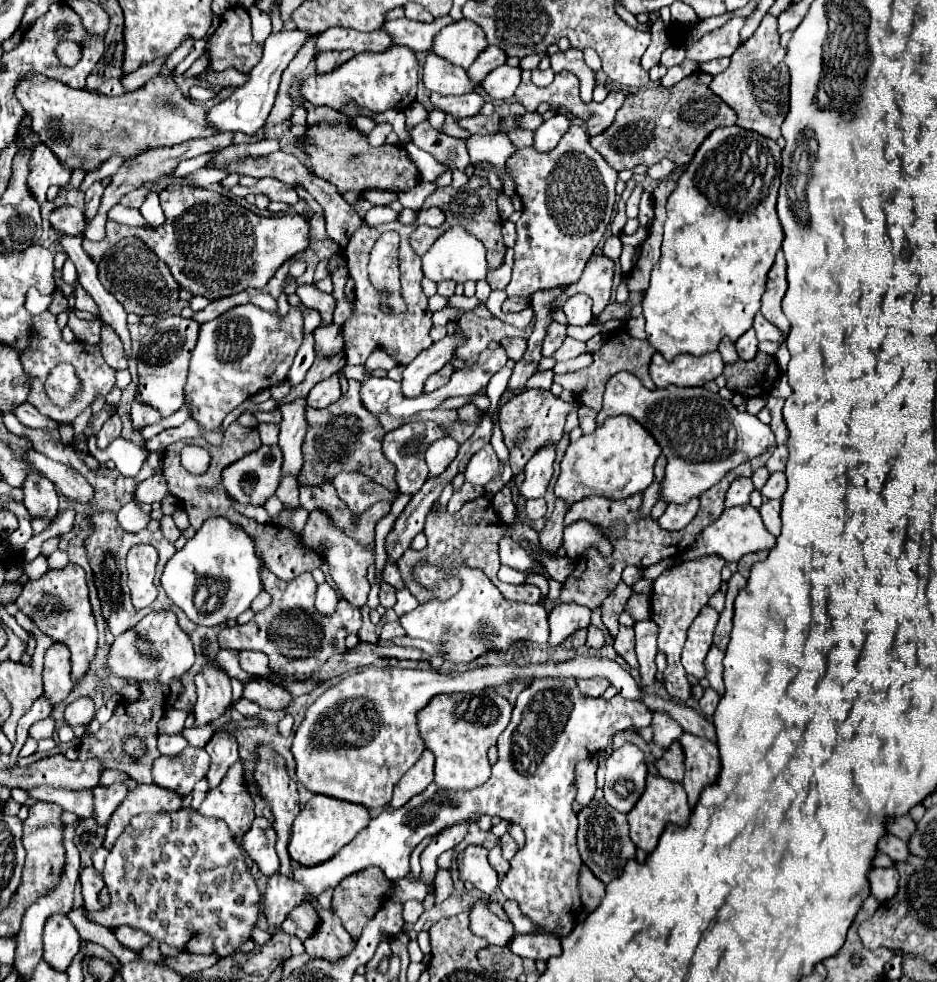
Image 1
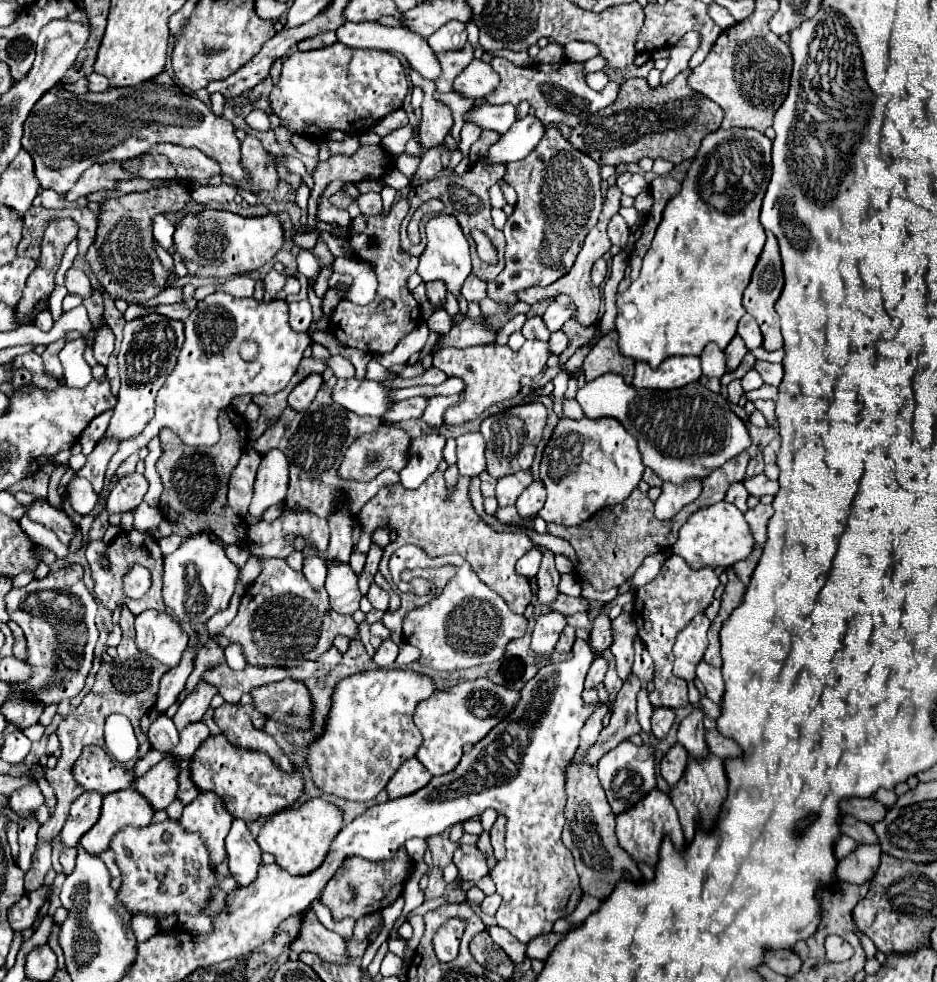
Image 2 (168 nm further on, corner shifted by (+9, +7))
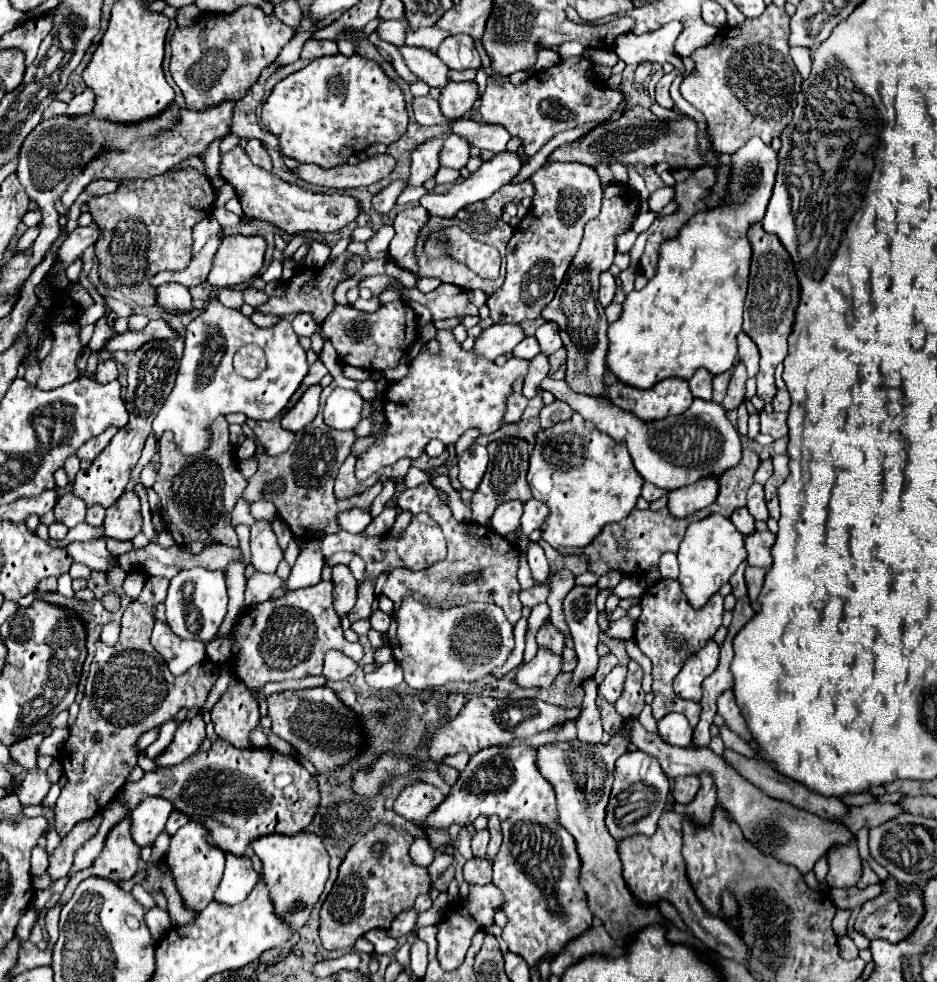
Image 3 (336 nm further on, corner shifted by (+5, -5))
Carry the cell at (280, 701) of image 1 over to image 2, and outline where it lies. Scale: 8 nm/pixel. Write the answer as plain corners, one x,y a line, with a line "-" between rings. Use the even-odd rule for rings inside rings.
282,680
266,686
258,686
250,692
254,708
268,718
294,726
308,728
312,700
304,682
298,680

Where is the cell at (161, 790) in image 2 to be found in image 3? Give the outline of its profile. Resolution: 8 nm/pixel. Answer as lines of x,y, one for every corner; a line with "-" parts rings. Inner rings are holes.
148,798
140,802
130,816
130,832
136,846
152,846
158,834
164,830
164,820
168,820
172,804
160,798

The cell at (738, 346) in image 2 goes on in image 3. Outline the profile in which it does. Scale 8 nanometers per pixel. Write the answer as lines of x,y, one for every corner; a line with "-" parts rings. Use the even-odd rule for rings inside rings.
738,362
738,364
736,364
736,372
734,372
734,376
732,376
732,380
730,380
728,392
726,392
724,400
720,402
720,406
722,406
726,412
738,408
738,406
746,400
746,396
744,396
744,394
746,394
746,388
744,388
746,380
748,380
746,368
744,368
742,362

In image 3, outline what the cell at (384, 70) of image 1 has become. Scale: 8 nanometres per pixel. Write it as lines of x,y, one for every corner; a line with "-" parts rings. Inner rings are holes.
324,56
306,68
280,80
266,98
260,122
278,136
280,152
300,164
316,164
324,170
342,166
352,154
370,144
394,144
408,126
408,112
398,84
384,70
362,56

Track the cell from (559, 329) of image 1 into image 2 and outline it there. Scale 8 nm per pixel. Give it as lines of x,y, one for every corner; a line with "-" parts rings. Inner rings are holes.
540,316
528,318
524,328
522,328
522,334
524,334
526,340
544,340
544,342
548,342
548,338
550,338
550,330
546,328
546,324

